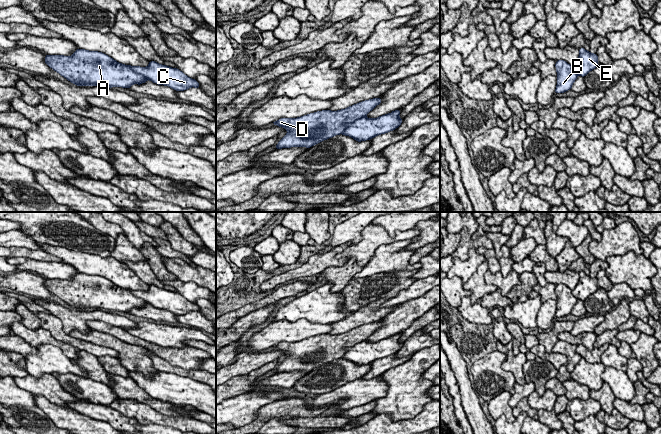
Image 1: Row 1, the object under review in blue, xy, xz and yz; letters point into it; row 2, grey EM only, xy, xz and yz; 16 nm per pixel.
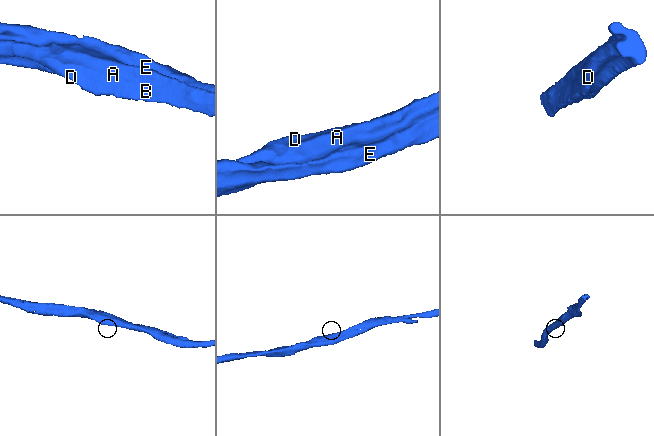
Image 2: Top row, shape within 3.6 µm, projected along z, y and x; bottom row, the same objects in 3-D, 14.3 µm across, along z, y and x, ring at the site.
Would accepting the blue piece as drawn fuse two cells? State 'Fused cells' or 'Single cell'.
Fused cells

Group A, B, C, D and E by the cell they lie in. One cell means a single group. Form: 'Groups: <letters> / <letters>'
Groups: A B D / C E

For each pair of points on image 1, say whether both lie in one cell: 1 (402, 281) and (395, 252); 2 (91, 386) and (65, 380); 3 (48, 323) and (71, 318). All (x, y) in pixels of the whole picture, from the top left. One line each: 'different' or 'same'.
1: different
2: same
3: different

